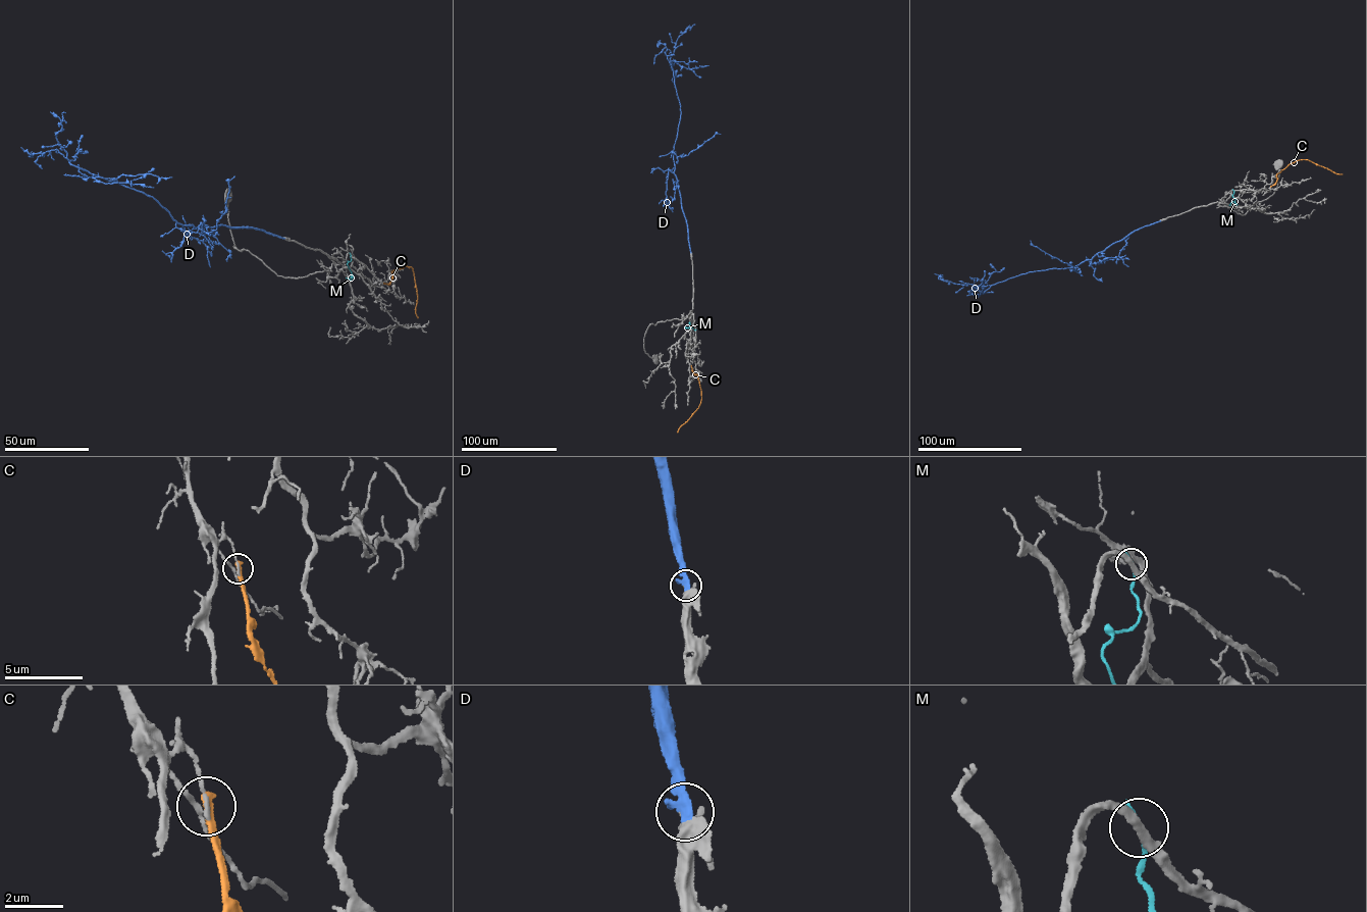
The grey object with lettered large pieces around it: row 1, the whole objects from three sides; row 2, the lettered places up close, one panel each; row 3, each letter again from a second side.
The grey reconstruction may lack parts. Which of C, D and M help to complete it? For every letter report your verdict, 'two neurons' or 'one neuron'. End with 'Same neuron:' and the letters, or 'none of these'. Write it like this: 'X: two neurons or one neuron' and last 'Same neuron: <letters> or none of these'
C: two neurons
D: one neuron
M: two neurons
Same neuron: D

